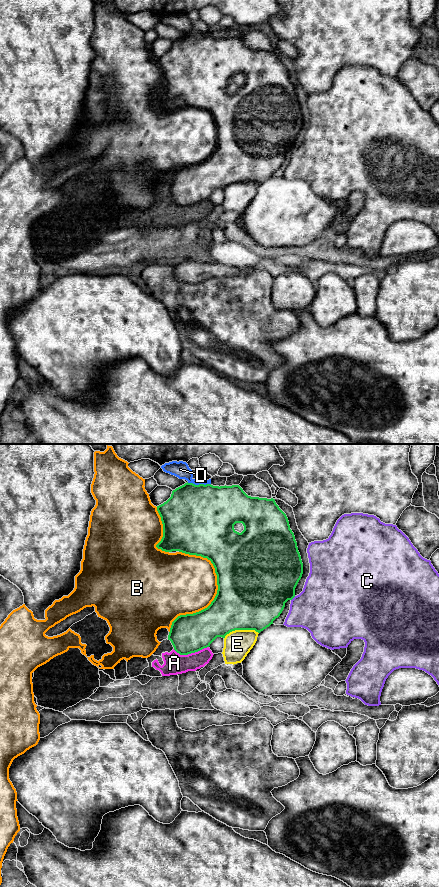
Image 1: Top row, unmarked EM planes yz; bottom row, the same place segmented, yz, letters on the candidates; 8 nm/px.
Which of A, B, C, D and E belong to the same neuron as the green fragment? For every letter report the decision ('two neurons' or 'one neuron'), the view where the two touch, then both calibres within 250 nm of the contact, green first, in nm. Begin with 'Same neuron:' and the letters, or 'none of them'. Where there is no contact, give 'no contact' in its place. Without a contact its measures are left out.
Same neuron: none of them
A: two neurons | yz | 320/170 nm
B: two neurons | yz | 440/480 nm
C: two neurons | yz | 460/420 nm
D: two neurons | yz | 500/130 nm
E: two neurons | yz | 500/220 nm

